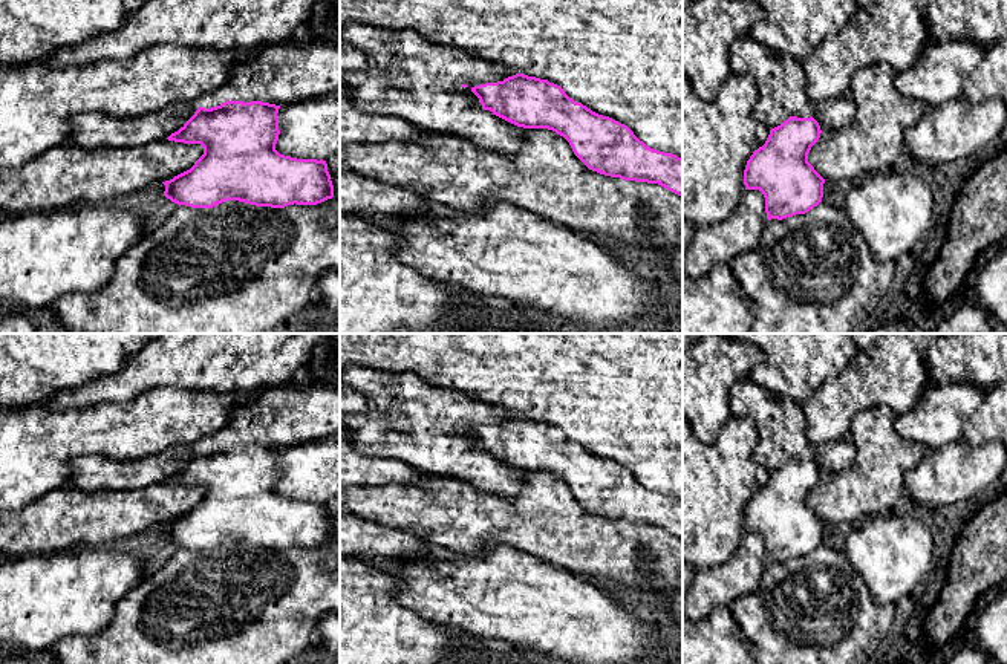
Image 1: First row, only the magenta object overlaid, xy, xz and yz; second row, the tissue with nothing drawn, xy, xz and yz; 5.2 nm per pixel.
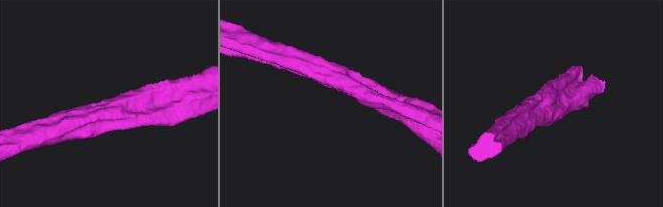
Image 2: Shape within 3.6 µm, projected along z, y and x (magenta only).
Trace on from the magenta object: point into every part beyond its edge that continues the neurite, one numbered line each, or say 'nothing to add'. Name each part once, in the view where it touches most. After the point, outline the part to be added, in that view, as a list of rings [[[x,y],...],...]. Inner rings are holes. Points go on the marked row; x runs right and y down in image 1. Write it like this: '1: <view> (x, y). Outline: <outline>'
nothing to add

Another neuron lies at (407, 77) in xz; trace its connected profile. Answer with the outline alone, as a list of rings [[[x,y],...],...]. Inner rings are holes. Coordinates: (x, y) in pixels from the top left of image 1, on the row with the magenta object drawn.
[[[350,23],[343,28],[341,41],[358,49],[367,61],[363,73],[340,73],[340,84],[360,109],[372,115],[398,116],[429,133],[456,135],[504,155],[520,150],[525,129],[484,110],[471,92],[474,86],[504,81],[519,73],[516,67],[471,57],[455,47],[439,47],[415,31]]]

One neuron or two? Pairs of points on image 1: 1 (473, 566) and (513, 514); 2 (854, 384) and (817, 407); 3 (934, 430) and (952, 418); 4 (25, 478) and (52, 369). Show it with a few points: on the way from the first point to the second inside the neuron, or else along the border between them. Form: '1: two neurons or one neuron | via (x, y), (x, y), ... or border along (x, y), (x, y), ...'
1: two neurons | border along (525, 551), (487, 545), (479, 554), (455, 553)
2: one neuron | via (845, 393), (831, 407), (827, 407)
3: one neuron | via (938, 426), (948, 418)
4: two neurons | border along (39, 403), (31, 403), (16, 410)

